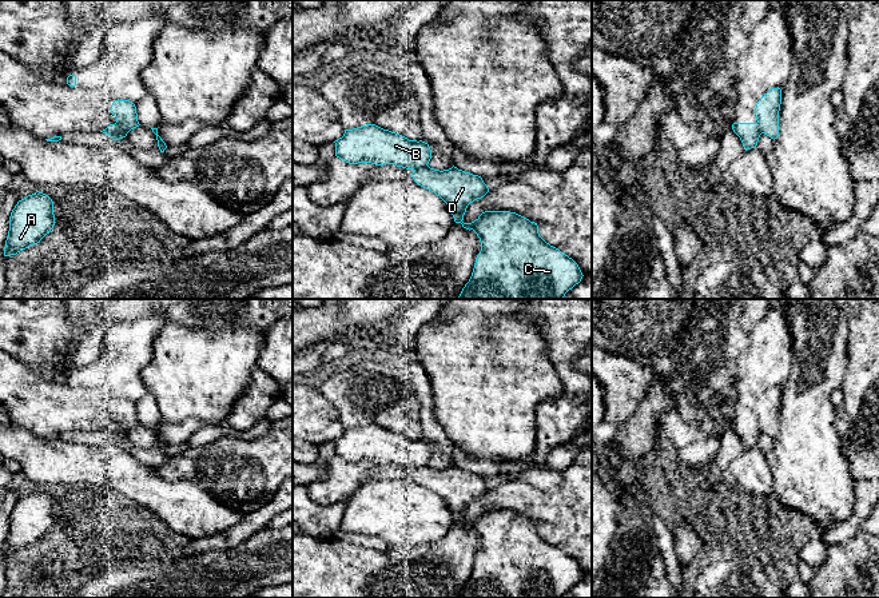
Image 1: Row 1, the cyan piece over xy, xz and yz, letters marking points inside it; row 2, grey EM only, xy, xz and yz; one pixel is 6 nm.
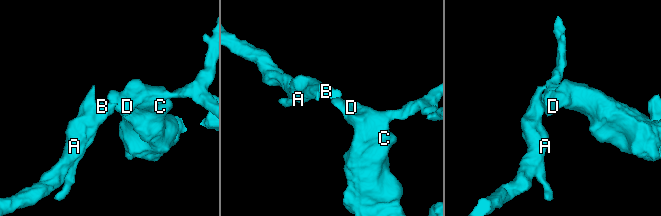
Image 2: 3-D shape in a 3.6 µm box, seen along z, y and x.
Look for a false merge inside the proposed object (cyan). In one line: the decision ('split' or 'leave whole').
split

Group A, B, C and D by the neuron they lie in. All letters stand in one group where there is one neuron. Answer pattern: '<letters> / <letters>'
A B / C D

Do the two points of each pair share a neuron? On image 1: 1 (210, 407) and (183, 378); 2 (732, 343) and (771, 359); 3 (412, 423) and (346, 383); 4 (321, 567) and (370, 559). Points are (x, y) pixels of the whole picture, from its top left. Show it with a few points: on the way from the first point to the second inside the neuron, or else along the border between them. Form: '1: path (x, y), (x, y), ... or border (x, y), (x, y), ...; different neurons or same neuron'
1: path (206, 401), (190, 385); same neuron
2: border (748, 345), (738, 359), (734, 378); different neurons
3: path (396, 409), (378, 393), (362, 393); same neuron
4: path (333, 567), (358, 567); same neuron

